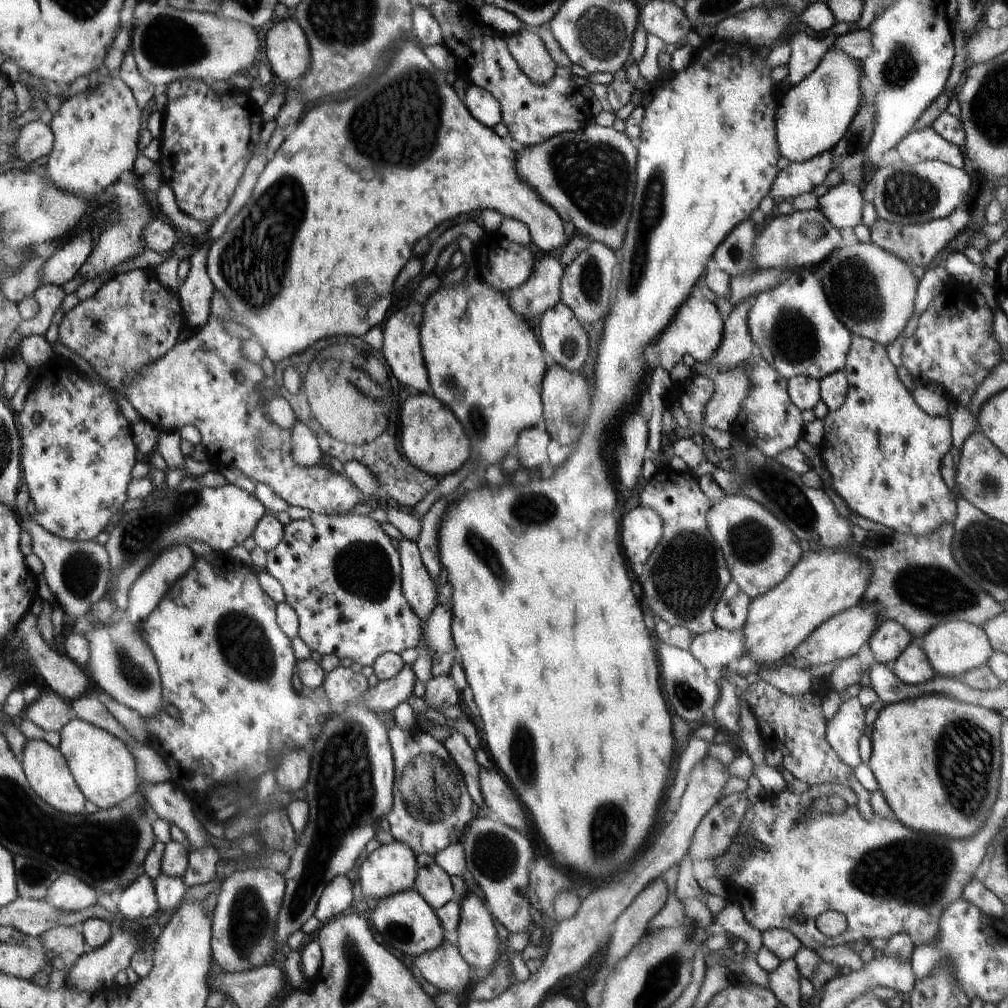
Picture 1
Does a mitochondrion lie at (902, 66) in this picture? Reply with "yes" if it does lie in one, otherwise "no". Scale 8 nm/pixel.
yes

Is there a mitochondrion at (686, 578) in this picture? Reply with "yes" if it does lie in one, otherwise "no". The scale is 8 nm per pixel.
yes

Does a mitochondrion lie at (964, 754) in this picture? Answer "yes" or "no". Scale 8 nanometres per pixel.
yes

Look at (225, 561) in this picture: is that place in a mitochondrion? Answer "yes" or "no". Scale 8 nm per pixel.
no

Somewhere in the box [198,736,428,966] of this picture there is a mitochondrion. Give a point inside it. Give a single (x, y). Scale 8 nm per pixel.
(398, 932)

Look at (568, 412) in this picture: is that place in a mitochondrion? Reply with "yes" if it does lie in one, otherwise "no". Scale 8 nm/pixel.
yes

